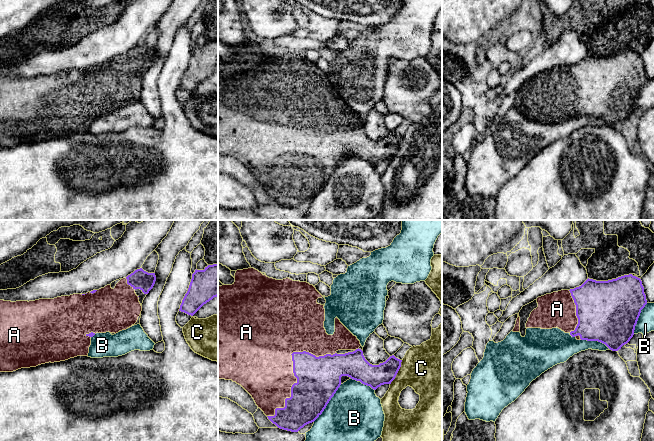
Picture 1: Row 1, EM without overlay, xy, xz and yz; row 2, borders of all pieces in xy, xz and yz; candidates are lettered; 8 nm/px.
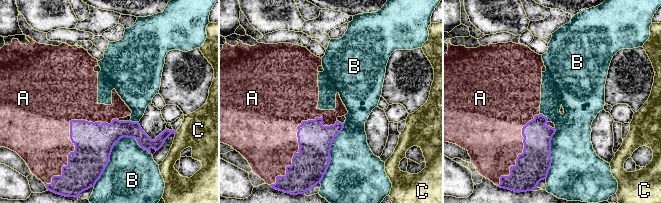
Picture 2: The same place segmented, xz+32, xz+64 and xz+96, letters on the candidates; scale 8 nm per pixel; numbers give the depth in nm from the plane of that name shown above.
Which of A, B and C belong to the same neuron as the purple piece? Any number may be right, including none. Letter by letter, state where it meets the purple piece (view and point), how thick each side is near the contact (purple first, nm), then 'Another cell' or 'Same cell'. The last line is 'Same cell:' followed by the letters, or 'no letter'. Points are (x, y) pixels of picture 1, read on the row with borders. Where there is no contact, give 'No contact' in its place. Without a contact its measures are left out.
A: Touches purple at xz (293, 370). Thickness 360 nm (purple) against 480 nm. Same cell
B: Touches purple at xz (328, 402). Thickness 360 nm (purple) against 440 nm. Another cell
C: Touches purple at xz (397, 372). Thickness 180 nm (purple) against 400 nm. Another cell
Same cell: A

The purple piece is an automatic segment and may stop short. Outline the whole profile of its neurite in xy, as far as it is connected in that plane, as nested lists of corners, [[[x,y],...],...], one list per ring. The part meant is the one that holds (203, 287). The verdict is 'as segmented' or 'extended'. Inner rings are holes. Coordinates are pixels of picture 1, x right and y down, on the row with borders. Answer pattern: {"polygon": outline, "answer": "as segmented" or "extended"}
{"polygon": [[[218,263],[195,270],[179,311],[193,316],[204,304],[218,296]]], "answer": "as segmented"}

